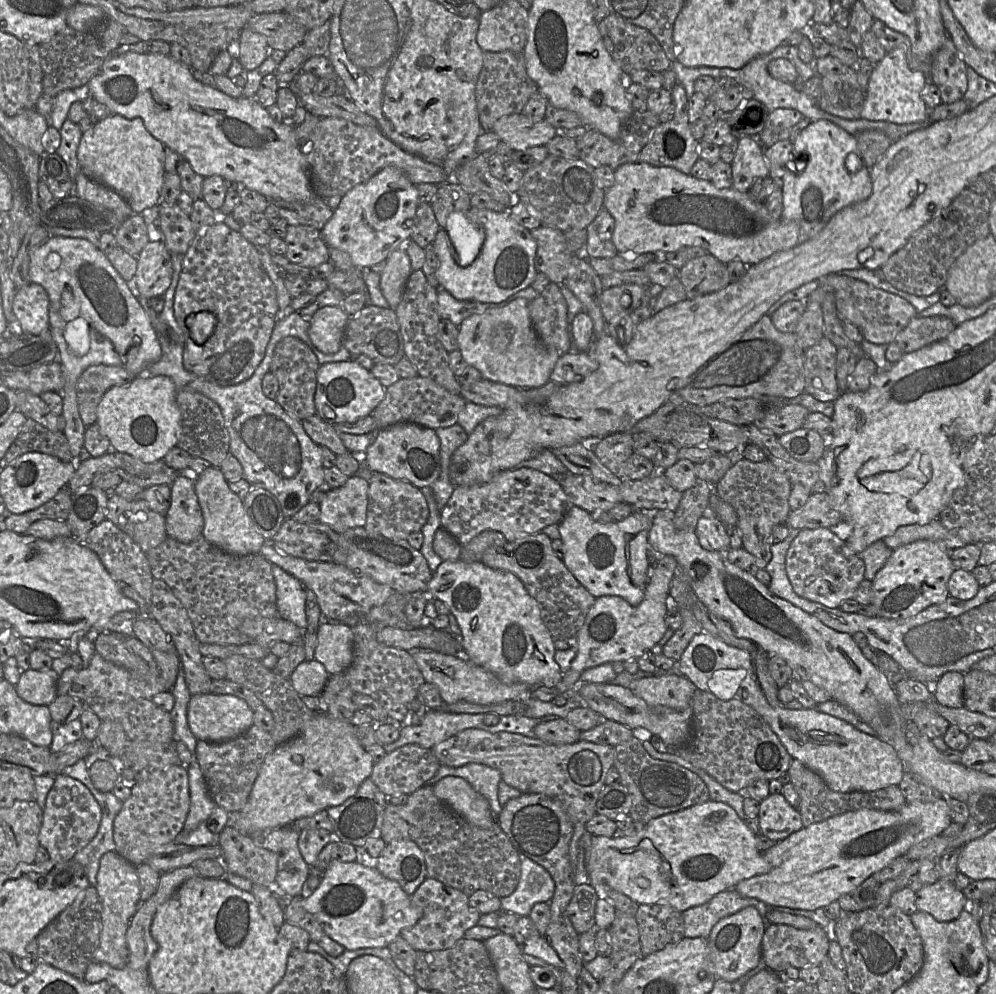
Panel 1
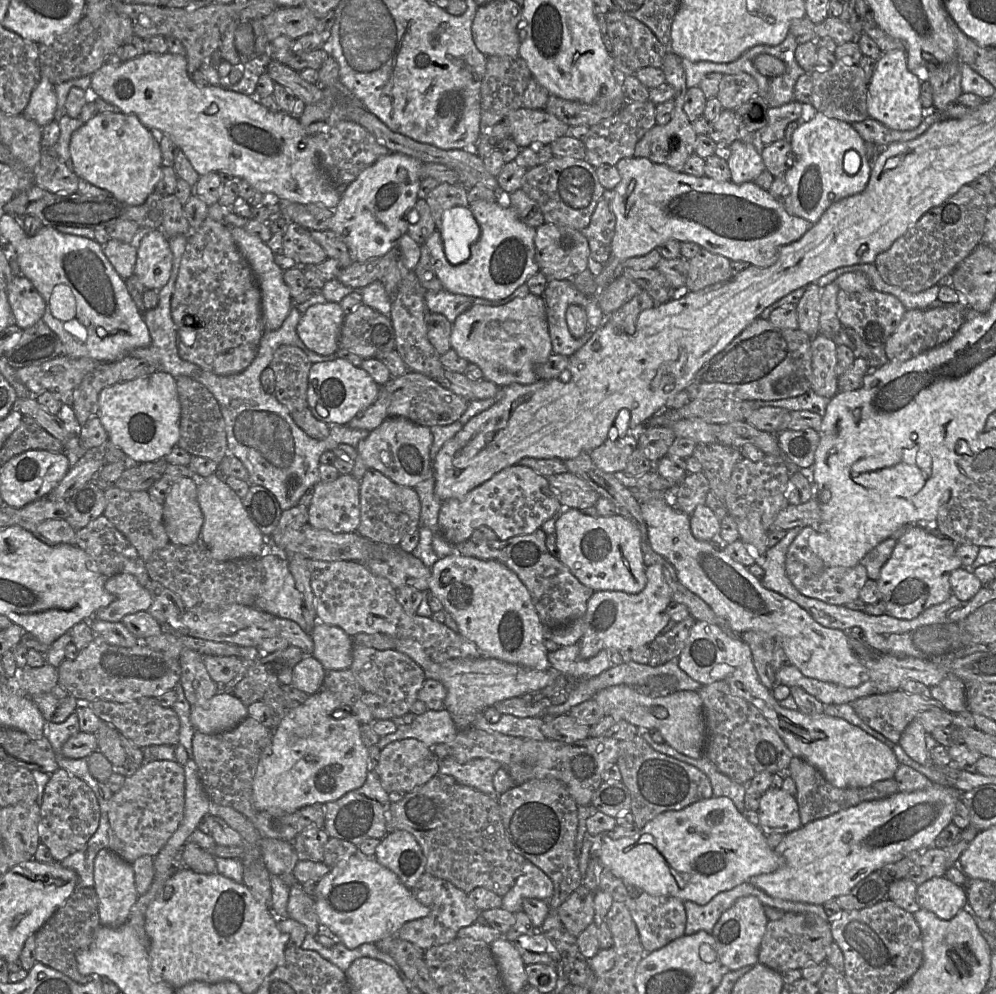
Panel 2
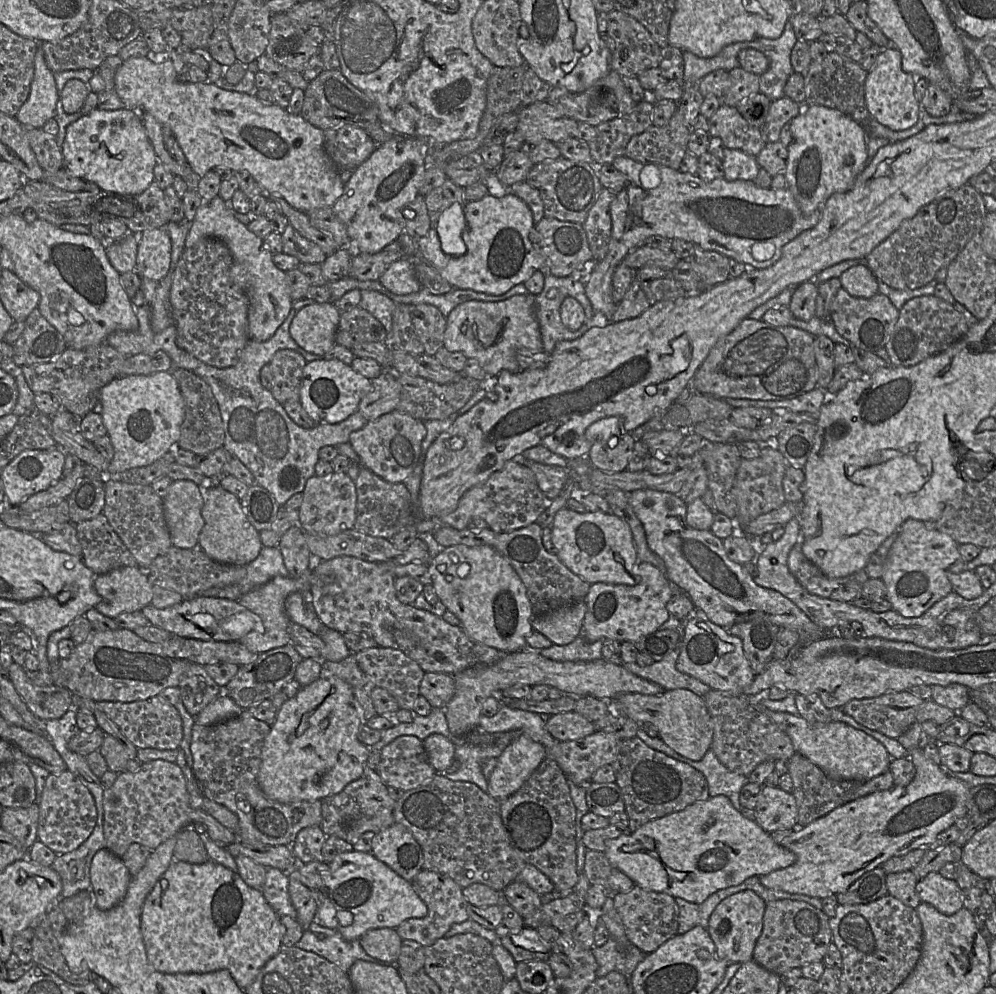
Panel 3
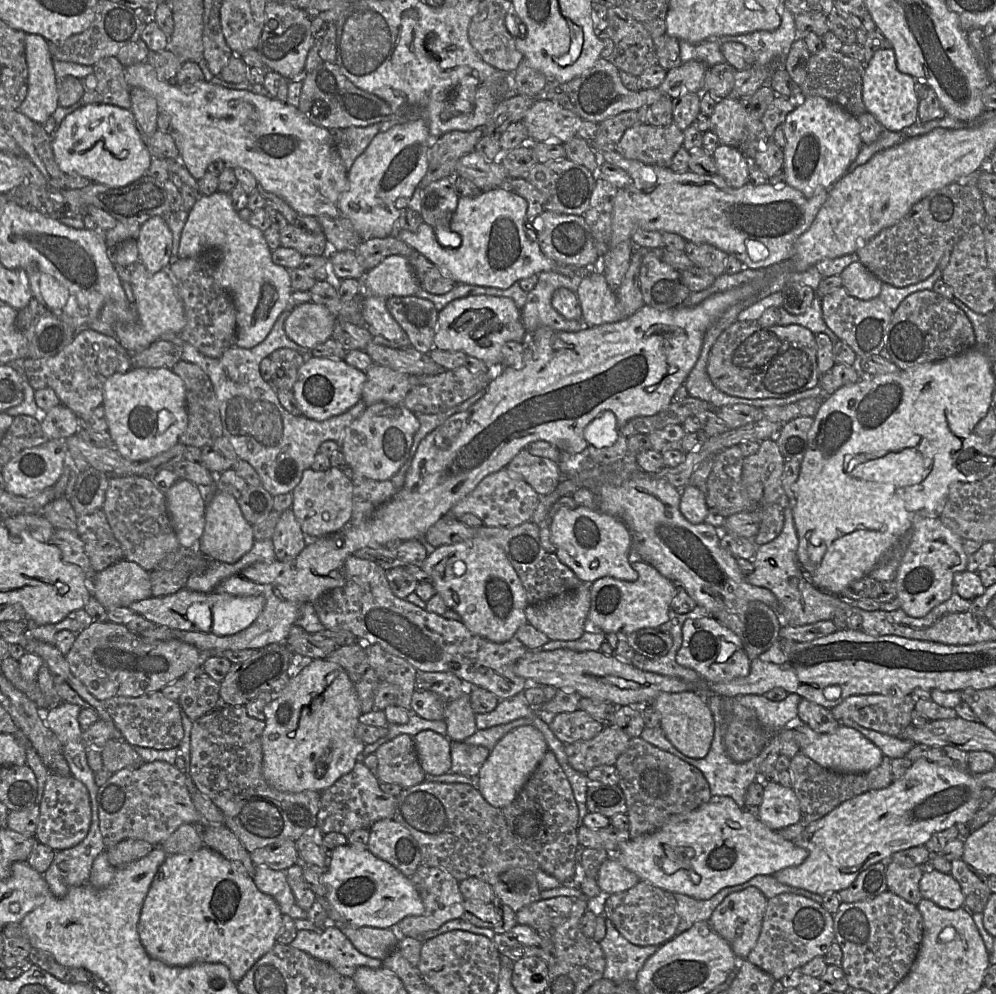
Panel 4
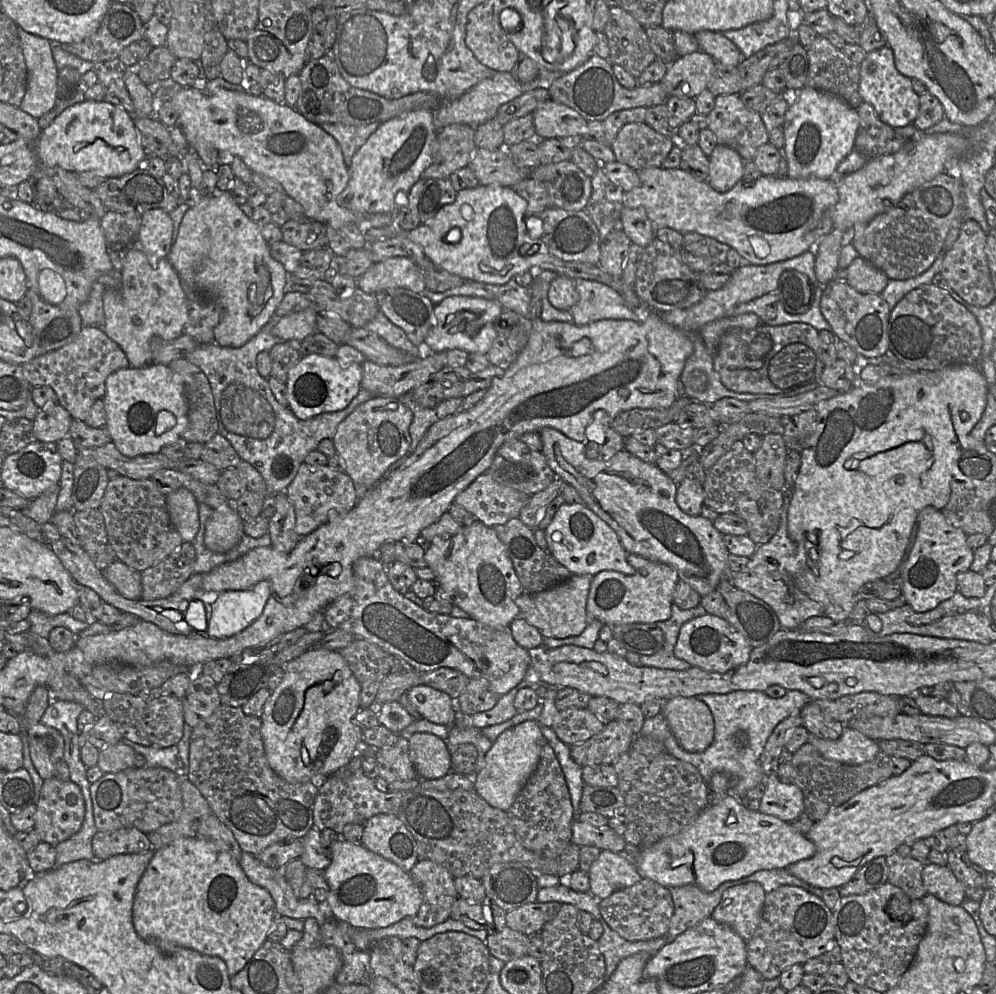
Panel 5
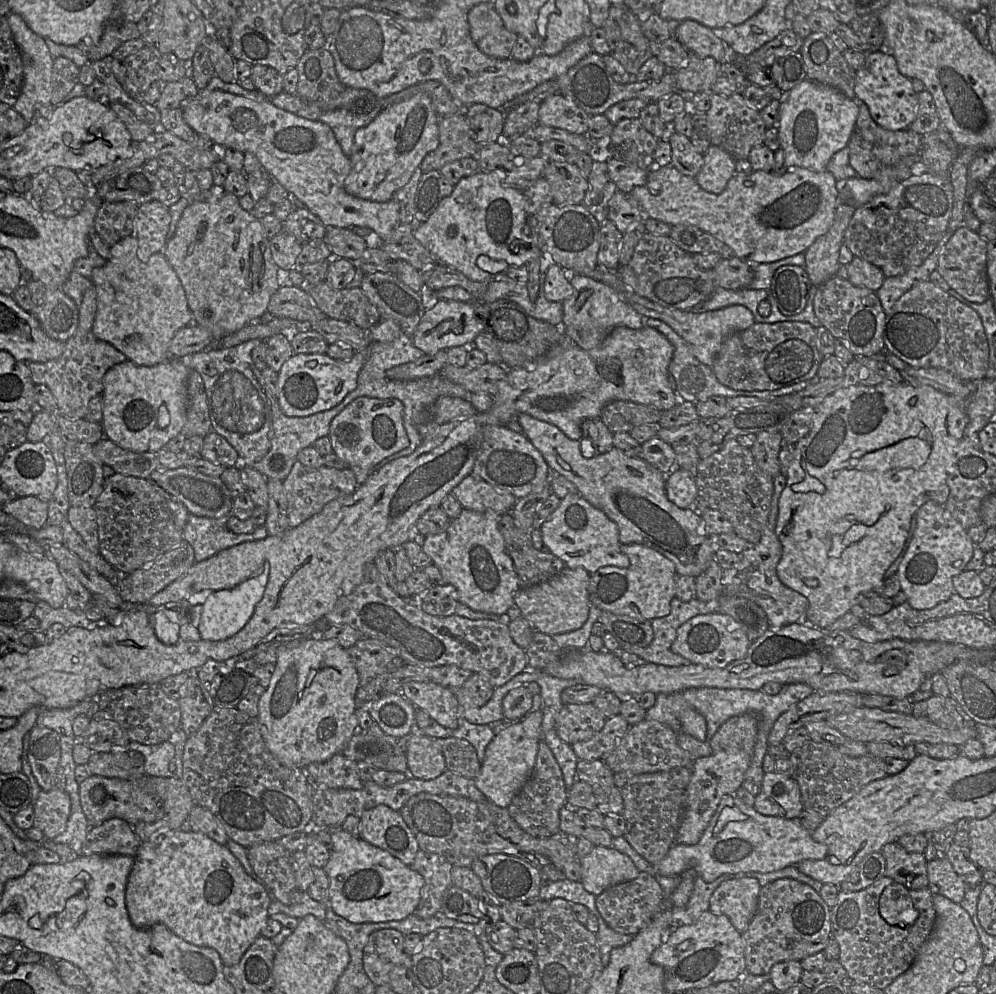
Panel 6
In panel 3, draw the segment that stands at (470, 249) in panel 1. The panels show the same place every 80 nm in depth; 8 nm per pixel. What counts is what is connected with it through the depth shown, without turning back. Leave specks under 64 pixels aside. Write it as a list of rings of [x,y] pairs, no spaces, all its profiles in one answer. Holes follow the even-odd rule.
[[[453,203],[443,211],[435,226],[441,248],[449,255],[460,256],[465,254],[467,250],[462,239],[462,233],[466,228],[463,205]]]

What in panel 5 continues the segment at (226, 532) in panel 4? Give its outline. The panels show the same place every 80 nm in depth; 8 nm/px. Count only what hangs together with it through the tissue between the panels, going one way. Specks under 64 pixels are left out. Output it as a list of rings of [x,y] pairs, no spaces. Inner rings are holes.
[[[232,502],[221,504],[206,523],[205,546],[216,553],[230,551],[245,535],[243,524]]]

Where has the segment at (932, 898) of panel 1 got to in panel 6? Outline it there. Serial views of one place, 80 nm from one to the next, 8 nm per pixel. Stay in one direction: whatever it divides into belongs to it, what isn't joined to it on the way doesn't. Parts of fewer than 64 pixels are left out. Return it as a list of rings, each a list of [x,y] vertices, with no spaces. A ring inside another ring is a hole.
[[[940,855],[927,862],[929,888],[934,894],[940,894],[955,903],[961,903],[966,891],[966,884],[956,873],[951,862]]]

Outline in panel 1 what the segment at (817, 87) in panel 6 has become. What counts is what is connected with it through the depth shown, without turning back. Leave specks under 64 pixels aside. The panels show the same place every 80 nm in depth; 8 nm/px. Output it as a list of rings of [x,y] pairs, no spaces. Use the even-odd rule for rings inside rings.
[[[825,119],[811,122],[793,142],[796,160],[784,174],[782,218],[799,224],[800,243],[819,234],[829,220],[841,209],[867,199],[872,192],[870,169],[863,163],[859,171],[851,173],[846,169],[845,159],[849,153],[860,154],[855,135],[848,133],[833,122]]]

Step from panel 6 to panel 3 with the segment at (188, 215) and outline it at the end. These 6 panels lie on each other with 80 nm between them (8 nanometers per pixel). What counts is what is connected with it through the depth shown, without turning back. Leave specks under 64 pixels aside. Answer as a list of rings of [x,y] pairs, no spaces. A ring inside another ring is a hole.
[[[219,195],[210,201],[203,201],[197,209],[185,240],[185,248],[193,246],[204,237],[221,239],[232,253],[231,278],[245,292],[249,301],[250,339],[254,341],[270,339],[285,321],[294,303],[286,272],[274,264],[273,254],[266,247],[263,239],[238,221],[229,209],[229,202],[225,202]]]

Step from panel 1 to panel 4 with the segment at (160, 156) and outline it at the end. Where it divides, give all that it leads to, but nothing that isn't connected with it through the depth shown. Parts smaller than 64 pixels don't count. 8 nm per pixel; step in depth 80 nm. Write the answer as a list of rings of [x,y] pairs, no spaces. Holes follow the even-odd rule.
[[[98,103],[80,107],[64,118],[51,140],[55,160],[63,173],[80,175],[111,187],[126,186],[147,174],[152,161],[132,111],[114,105]]]

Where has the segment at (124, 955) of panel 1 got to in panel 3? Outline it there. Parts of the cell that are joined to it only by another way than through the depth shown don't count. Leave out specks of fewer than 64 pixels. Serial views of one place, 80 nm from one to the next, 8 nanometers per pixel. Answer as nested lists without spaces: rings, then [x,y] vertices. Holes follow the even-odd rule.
[[[107,849],[95,853],[90,865],[91,892],[100,910],[115,907],[124,898],[131,874],[120,857]]]

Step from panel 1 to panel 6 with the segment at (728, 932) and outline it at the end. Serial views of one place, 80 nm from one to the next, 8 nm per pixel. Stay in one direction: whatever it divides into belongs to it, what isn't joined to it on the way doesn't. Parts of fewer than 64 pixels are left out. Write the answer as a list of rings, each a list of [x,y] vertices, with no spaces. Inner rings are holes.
[[[733,876],[714,890],[709,910],[727,916],[743,934],[756,914],[760,890],[761,885],[756,878]]]

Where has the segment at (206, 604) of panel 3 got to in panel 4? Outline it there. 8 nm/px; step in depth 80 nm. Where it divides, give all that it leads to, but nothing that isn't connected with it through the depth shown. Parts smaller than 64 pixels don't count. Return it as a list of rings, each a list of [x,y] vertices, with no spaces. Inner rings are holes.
[[[183,588],[178,592],[163,596],[149,597],[130,604],[129,608],[156,625],[172,629],[212,632],[217,636],[233,635],[248,628],[260,615],[265,599],[262,595],[231,596],[213,592],[201,593]]]

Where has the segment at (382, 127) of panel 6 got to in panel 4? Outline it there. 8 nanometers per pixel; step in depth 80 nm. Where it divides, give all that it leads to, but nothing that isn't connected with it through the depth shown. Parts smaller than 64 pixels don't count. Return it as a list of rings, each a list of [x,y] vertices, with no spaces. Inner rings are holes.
[[[422,118],[398,123],[380,131],[354,161],[348,172],[348,189],[340,196],[338,207],[341,215],[353,223],[363,240],[391,236],[392,231],[398,227],[400,209],[396,208],[395,203],[401,197],[410,199],[425,176],[432,139],[426,121]]]

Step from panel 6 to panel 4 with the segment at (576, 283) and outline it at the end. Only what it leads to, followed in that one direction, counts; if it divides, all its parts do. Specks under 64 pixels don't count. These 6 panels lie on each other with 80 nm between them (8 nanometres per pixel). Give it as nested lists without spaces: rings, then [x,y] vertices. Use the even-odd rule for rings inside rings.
[[[599,266],[582,277],[576,296],[581,306],[581,320],[592,327],[624,319],[618,308],[617,293],[607,283]]]

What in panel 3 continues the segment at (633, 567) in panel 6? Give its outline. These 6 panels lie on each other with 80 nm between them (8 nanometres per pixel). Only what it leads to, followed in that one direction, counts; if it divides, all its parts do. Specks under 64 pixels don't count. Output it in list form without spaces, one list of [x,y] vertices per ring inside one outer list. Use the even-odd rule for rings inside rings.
[[[639,562],[636,566],[640,582],[634,586],[598,582],[590,585],[585,601],[587,612],[582,635],[589,642],[614,639],[635,643],[643,636],[659,630],[669,618],[667,604],[676,592],[666,577],[654,565]]]

